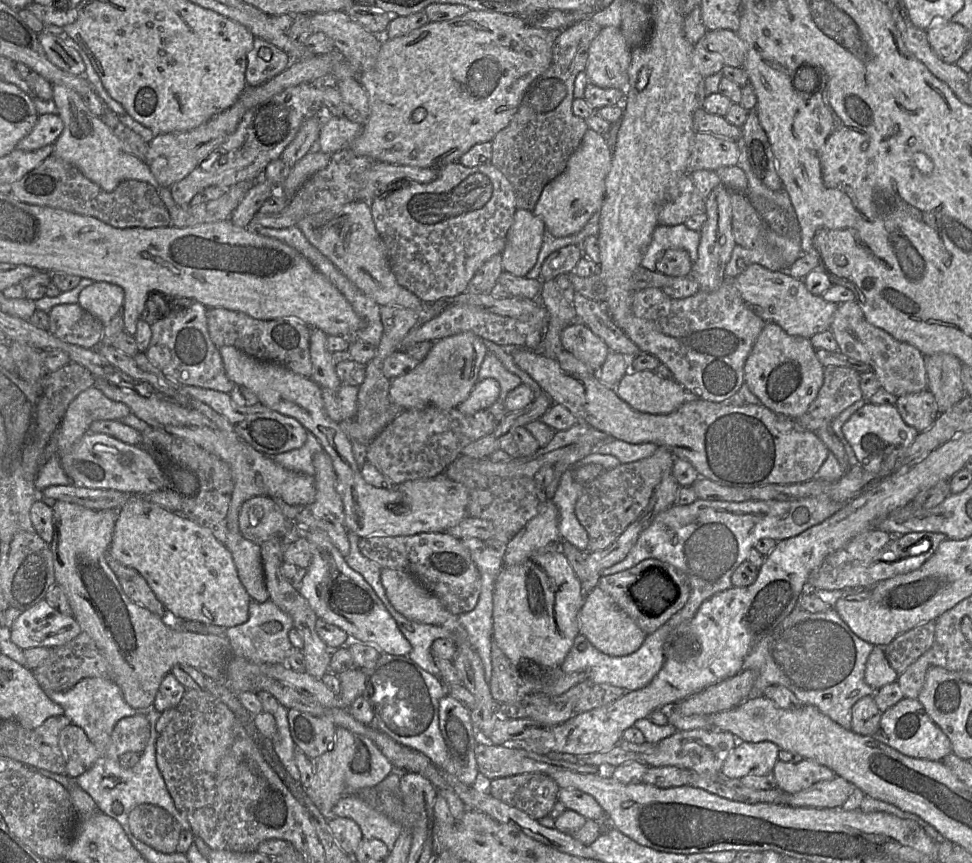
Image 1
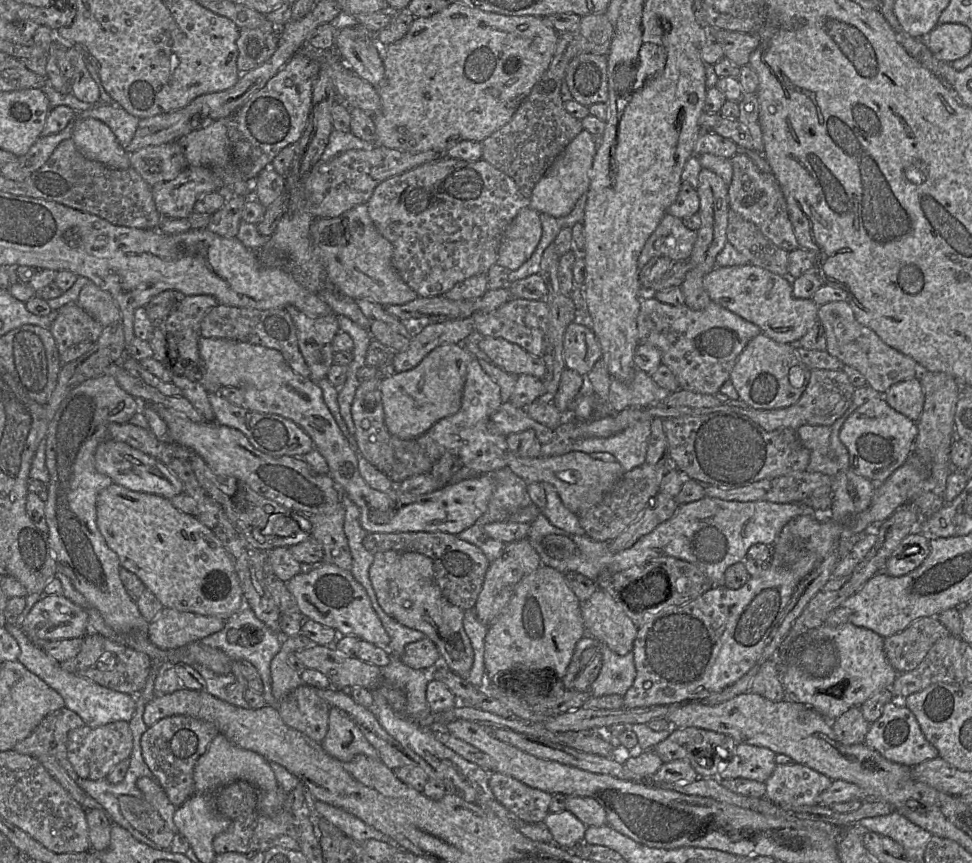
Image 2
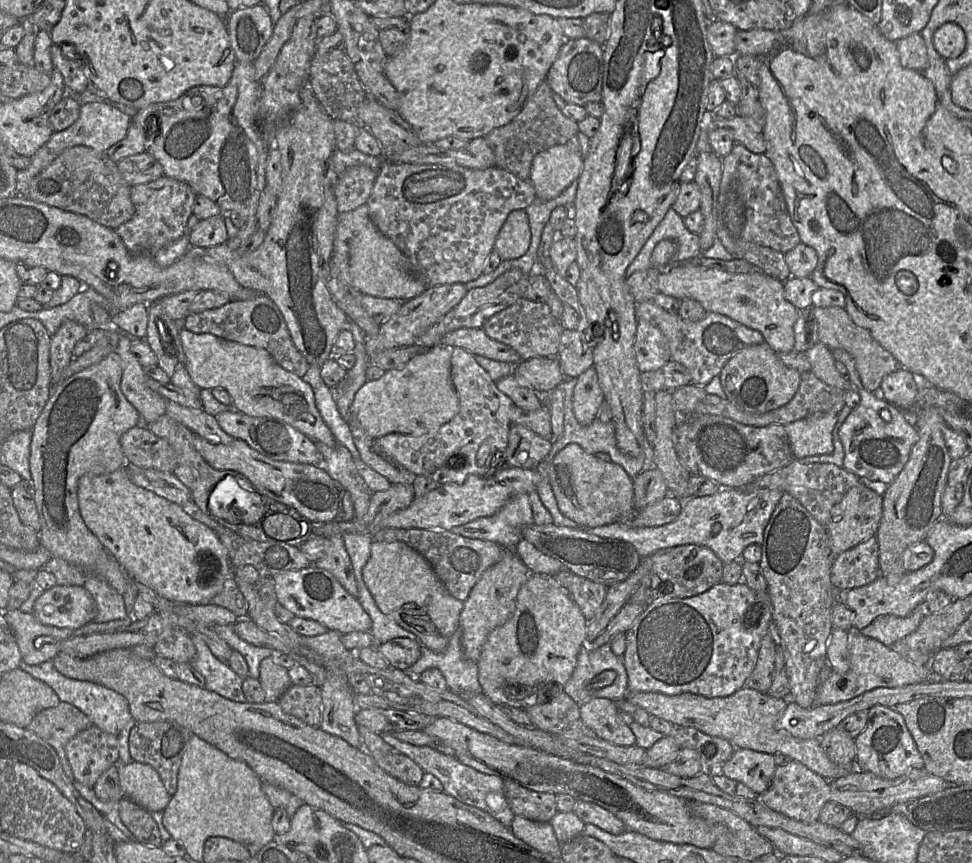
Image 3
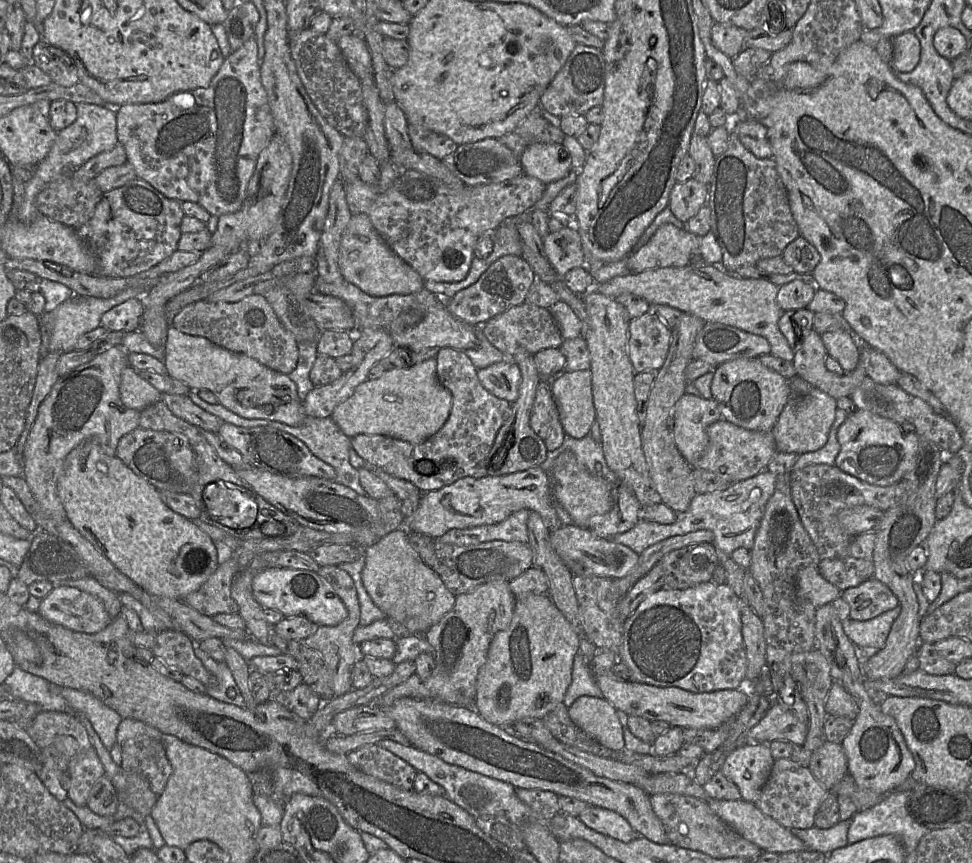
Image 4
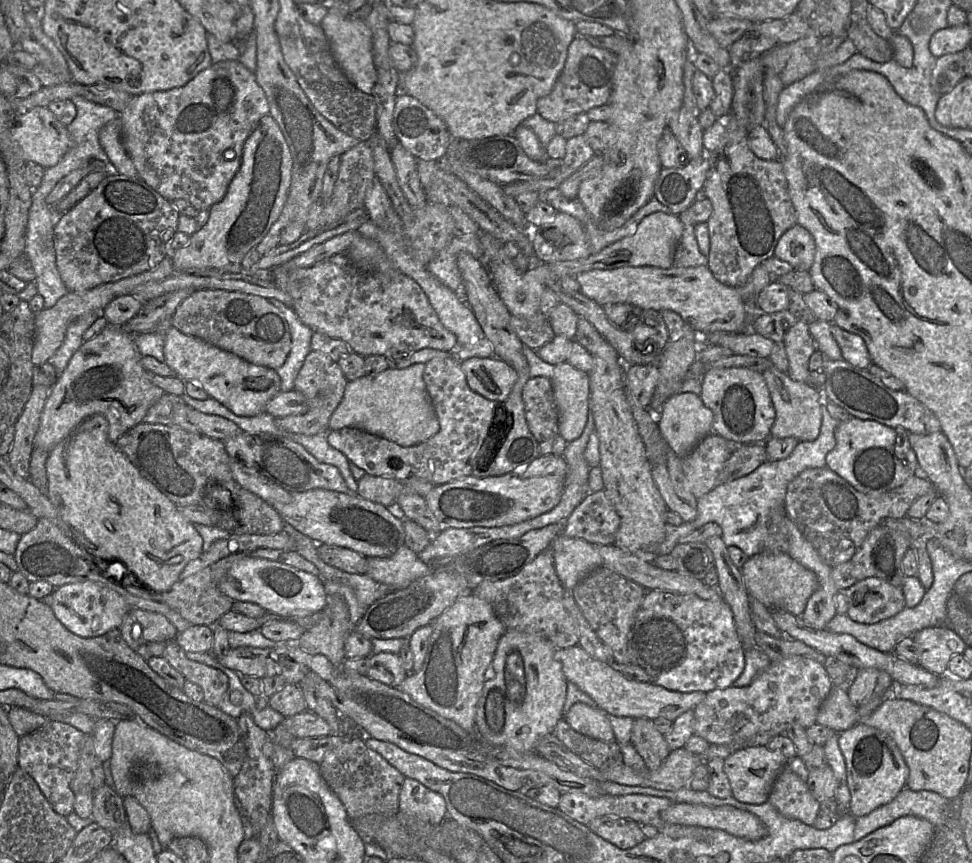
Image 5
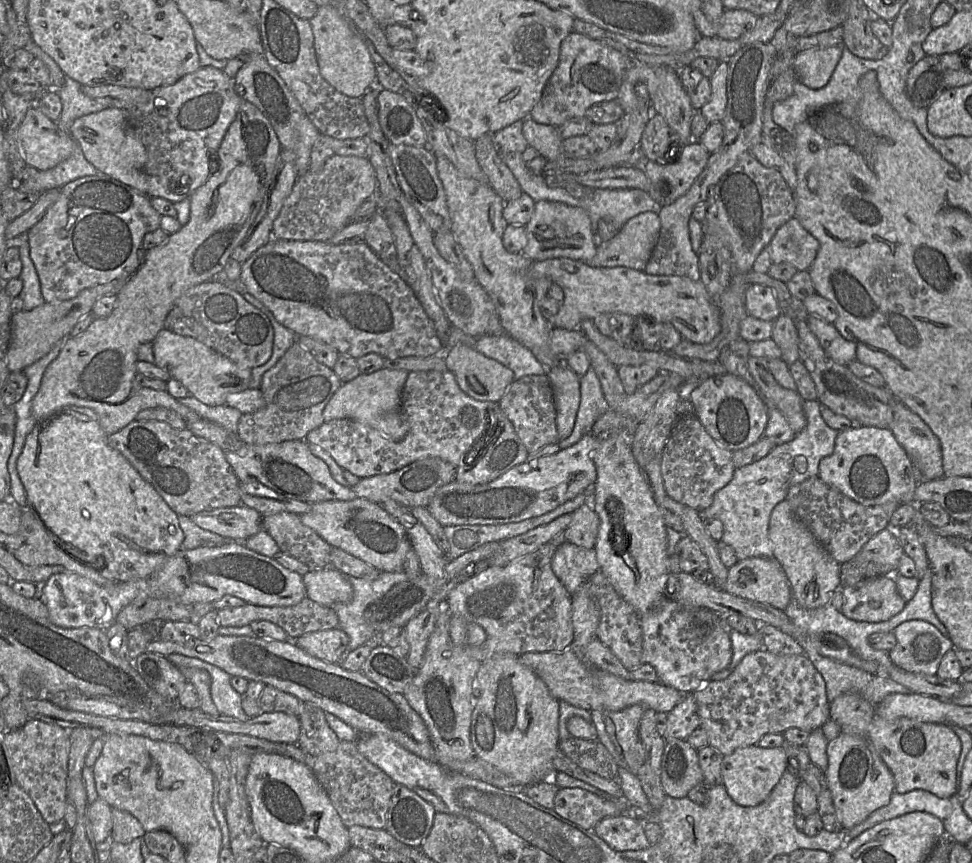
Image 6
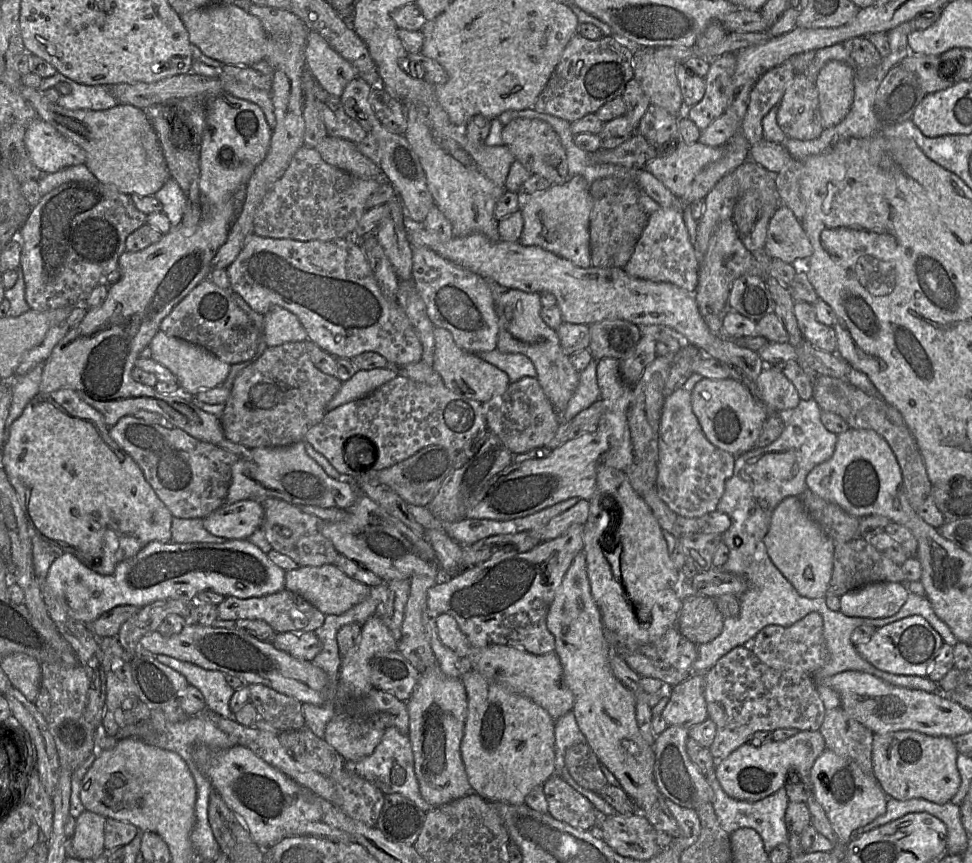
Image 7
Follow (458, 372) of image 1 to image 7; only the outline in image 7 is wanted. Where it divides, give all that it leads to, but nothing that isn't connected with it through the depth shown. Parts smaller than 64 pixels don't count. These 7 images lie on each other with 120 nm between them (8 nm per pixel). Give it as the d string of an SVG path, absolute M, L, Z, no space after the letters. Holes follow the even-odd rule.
M376 368L371 370L358 370L345 382L342 382L340 390L327 404L325 413L345 403L363 398L382 386L386 382L396 378L398 373L388 368Z

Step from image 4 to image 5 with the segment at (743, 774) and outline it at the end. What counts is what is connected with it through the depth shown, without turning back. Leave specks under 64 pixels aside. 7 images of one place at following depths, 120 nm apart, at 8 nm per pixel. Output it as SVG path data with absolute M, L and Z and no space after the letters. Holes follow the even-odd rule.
M767 746L740 749L724 760L733 797L746 804L763 804L768 801L772 786L787 764L787 759L779 751L771 751Z

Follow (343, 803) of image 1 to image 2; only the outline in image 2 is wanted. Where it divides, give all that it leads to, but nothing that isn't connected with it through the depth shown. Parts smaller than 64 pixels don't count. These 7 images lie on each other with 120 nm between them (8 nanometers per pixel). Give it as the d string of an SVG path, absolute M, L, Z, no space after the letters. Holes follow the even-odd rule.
M315 801L314 814L326 818L359 845L369 840L393 843L389 836L340 807L323 801Z

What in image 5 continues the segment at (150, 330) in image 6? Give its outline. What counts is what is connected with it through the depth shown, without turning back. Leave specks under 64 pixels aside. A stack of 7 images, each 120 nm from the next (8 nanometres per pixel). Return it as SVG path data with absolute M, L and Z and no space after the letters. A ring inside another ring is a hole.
M270 115L262 117L245 141L241 166L232 179L224 198L209 208L209 219L190 236L189 243L176 250L172 257L175 272L196 272L205 269L220 269L238 273L245 254L255 248L268 234L279 218L286 203L292 176L292 157L286 140ZM108 325L98 335L81 344L69 360L66 368L50 387L41 412L38 429L33 437L33 449L29 462L29 481L41 493L47 488L45 463L49 451L81 422L93 415L102 415L108 423L107 437L114 444L124 433L141 423L147 410L164 394L162 389L154 386L146 378L146 371L140 364L142 355L139 354L134 345L135 336L136 334L126 332L121 326Z

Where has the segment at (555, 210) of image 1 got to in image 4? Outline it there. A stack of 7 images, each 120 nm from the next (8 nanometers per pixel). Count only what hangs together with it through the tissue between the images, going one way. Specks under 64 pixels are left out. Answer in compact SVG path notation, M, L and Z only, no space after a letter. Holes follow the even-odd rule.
M534 143L529 145L523 152L520 161L523 167L523 171L526 175L530 177L535 177L541 182L543 182L545 185L548 185L552 182L555 182L557 180L560 180L567 176L572 170L572 164L570 158L568 158L568 152L567 152L567 158L564 160L560 159L560 150L564 149L562 146L562 143L560 144L544 144L544 143Z

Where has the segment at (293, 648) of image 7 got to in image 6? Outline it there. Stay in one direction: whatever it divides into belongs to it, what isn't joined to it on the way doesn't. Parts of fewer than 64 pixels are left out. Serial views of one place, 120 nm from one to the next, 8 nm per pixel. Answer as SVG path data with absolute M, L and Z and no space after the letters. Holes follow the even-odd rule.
M336 628L306 633L293 641L311 656L329 663L341 664L347 654L349 637Z

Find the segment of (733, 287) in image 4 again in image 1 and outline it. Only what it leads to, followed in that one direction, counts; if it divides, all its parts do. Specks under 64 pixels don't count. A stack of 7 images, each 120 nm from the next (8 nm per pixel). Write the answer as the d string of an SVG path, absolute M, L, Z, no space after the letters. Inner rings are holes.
M743 258L737 260L737 266L745 269L735 277L736 287L744 302L757 316L766 323L779 325L791 336L810 338L816 333L830 330L838 304L811 294L803 279L794 278L782 271L771 271L759 264L745 267L745 262Z

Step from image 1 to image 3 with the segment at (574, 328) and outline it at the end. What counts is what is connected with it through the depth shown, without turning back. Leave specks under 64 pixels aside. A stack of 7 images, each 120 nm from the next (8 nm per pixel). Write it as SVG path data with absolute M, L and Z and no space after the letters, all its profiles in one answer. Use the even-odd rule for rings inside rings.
M563 329L558 359L565 377L576 379L593 366L593 348L585 332Z

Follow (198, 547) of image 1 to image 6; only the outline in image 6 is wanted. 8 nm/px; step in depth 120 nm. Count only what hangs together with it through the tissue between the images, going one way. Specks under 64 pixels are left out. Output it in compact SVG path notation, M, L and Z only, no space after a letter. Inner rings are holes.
M70 406L36 423L26 436L16 469L23 483L28 507L40 519L54 542L112 581L131 581L151 576L168 558L182 549L184 533L175 513L131 463L108 442L97 413Z

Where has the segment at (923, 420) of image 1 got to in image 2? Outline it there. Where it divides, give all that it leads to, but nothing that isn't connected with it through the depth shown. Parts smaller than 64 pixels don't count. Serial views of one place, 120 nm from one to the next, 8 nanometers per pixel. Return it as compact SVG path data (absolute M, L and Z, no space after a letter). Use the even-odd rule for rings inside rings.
M919 377L893 384L882 395L896 411L914 422L919 420L925 402L925 393Z

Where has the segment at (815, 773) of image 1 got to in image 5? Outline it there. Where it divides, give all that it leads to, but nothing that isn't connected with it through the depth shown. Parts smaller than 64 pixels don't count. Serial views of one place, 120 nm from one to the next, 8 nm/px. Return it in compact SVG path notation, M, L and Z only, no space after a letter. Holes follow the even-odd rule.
M787 764L777 776L768 802L783 816L810 826L820 807L820 802L812 795L806 781L789 769Z

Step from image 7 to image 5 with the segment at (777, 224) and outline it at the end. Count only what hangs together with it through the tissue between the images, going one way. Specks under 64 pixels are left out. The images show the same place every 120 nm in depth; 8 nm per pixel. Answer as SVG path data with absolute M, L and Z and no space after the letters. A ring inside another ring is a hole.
M797 223L780 237L774 257L789 263L795 271L809 271L814 263L815 249L812 235Z

